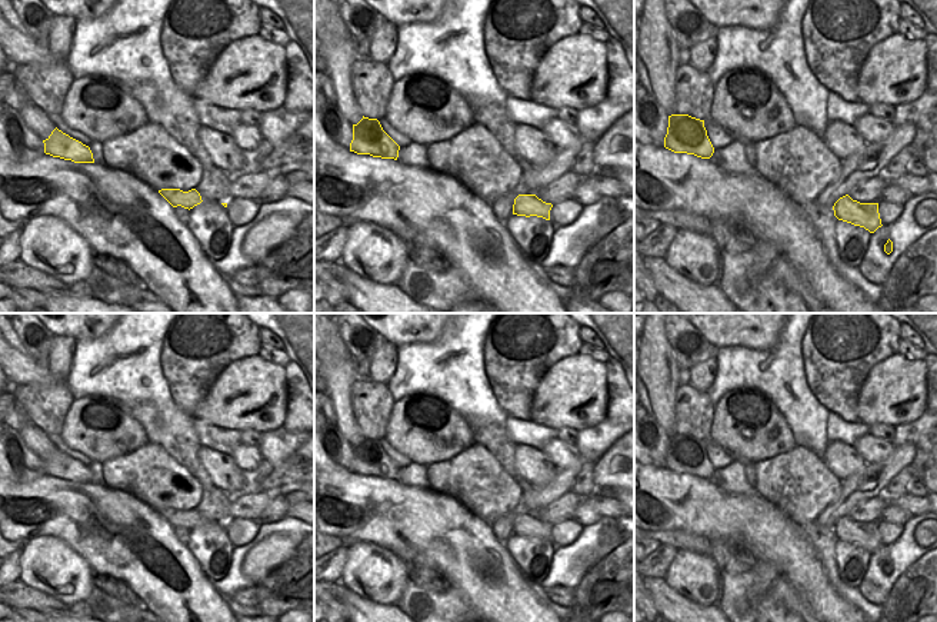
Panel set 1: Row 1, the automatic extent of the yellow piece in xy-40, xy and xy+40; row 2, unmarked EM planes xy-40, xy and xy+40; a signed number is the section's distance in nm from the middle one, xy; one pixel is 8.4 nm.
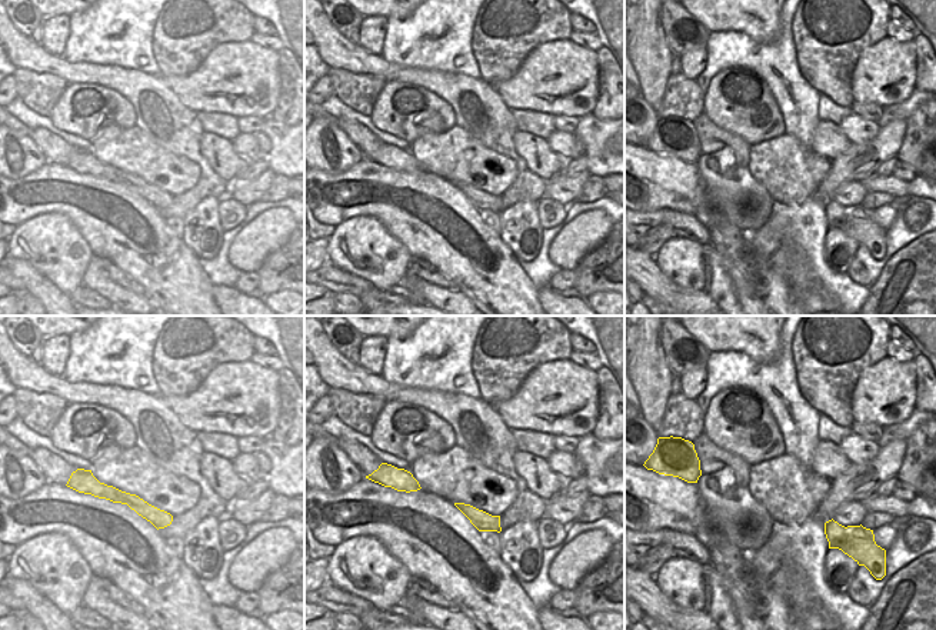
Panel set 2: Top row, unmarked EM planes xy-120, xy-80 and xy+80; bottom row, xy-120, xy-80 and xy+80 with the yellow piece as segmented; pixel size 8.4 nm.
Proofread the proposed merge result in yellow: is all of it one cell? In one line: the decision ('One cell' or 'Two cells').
One cell

